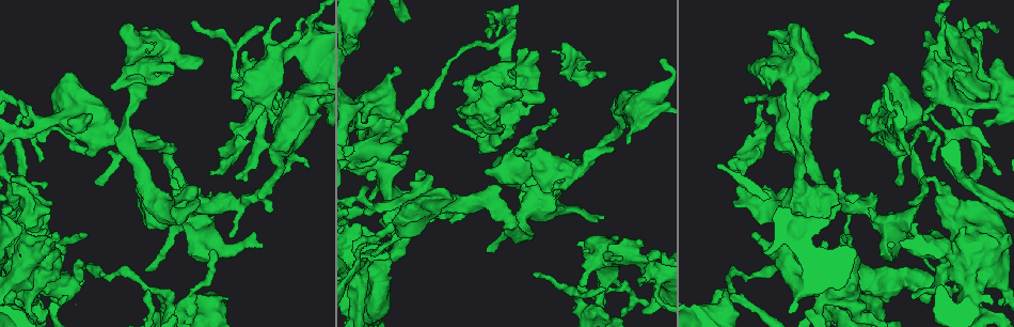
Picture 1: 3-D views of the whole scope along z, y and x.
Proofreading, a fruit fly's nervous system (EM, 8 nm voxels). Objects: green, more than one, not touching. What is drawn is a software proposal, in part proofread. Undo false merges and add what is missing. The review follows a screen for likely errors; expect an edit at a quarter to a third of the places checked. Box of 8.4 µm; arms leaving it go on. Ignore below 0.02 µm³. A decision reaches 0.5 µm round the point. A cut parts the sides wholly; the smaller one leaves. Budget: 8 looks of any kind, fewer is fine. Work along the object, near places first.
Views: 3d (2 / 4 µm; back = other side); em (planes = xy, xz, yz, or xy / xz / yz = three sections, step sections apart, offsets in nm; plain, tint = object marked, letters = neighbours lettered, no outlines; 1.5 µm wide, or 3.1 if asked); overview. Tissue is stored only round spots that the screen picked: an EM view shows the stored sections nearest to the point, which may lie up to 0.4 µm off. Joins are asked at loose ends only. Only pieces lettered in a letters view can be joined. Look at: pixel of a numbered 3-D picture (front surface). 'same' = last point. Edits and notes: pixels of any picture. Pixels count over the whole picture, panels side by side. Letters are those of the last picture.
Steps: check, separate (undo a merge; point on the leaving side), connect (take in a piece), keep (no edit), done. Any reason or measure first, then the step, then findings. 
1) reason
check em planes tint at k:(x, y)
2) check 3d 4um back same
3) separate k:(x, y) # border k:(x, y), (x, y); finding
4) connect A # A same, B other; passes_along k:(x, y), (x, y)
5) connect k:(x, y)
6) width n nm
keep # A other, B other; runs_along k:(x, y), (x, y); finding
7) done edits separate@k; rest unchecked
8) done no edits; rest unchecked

an open end
check em planes letters at 1:(202, 61)

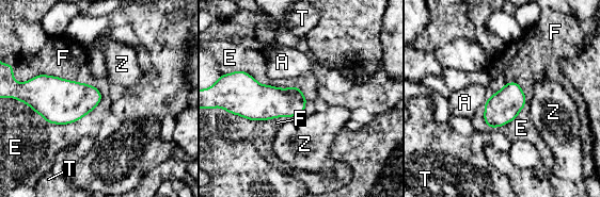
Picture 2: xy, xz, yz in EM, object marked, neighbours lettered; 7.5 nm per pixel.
keep # A other, E other, F other, T other, Z other; border 2:(97, 104), (66, 124), (45, 120); none of them fits

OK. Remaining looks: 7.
an open end
check em yz step 8 letters at 1:(236, 178)

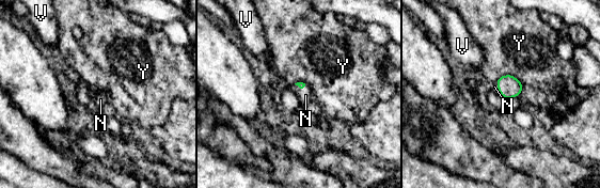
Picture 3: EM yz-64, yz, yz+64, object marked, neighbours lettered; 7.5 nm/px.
check em planes letters same

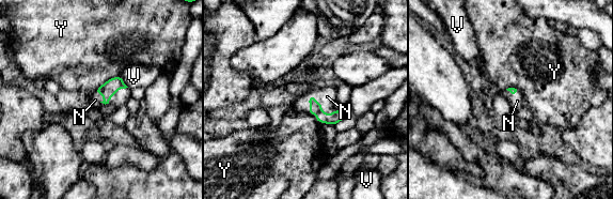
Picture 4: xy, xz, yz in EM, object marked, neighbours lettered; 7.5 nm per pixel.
connect N # N same, V other, Y other; passes_along 4:(338, 116), (321, 106), (327, 96); it goes on there

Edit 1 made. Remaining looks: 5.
check overview

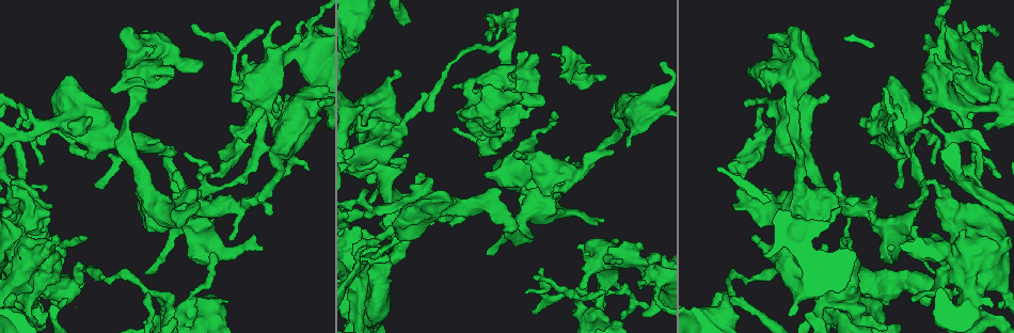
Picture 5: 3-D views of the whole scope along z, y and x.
stops while still wide
check em planes letters at 5:(81, 285)

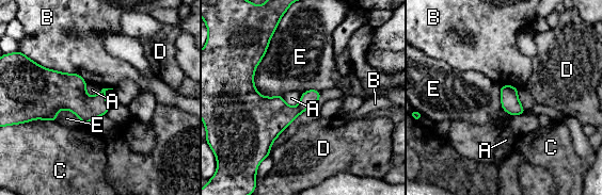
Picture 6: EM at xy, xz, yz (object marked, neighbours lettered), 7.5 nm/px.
keep # A other, B other, C other, D other, E other; no lettered piece goes on from it

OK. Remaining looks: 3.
done edits connect@4; rest unchecked

